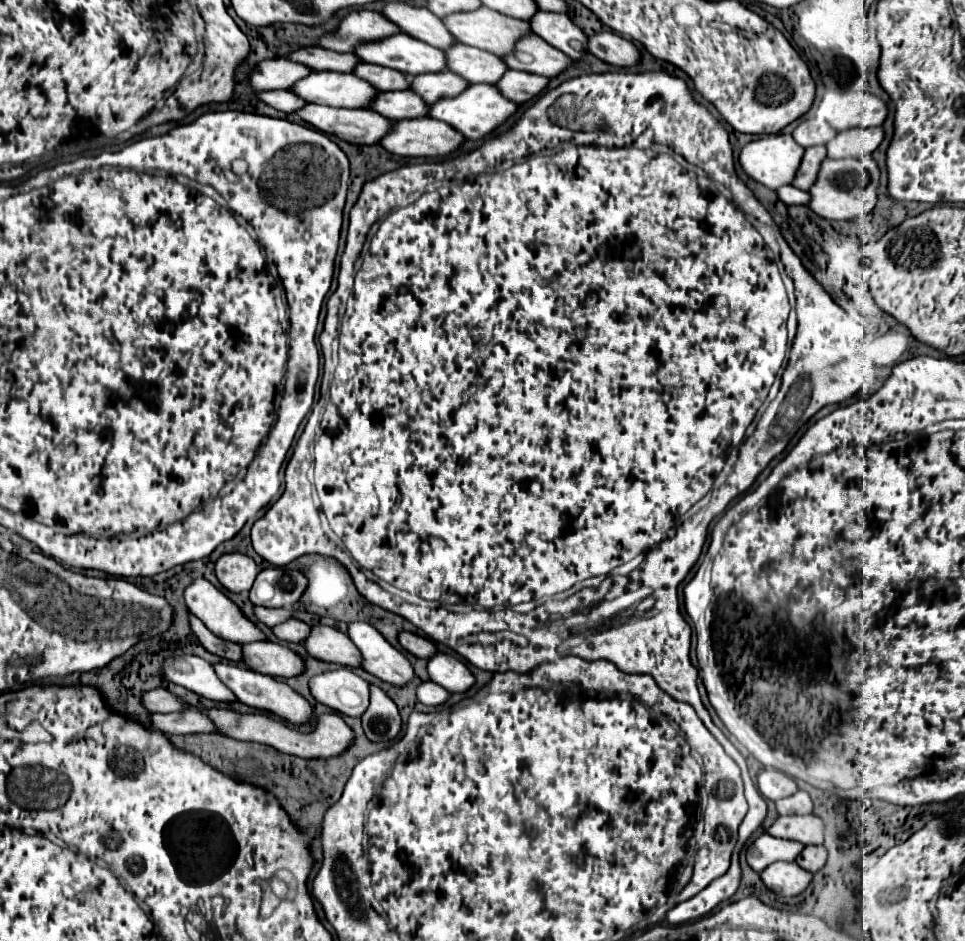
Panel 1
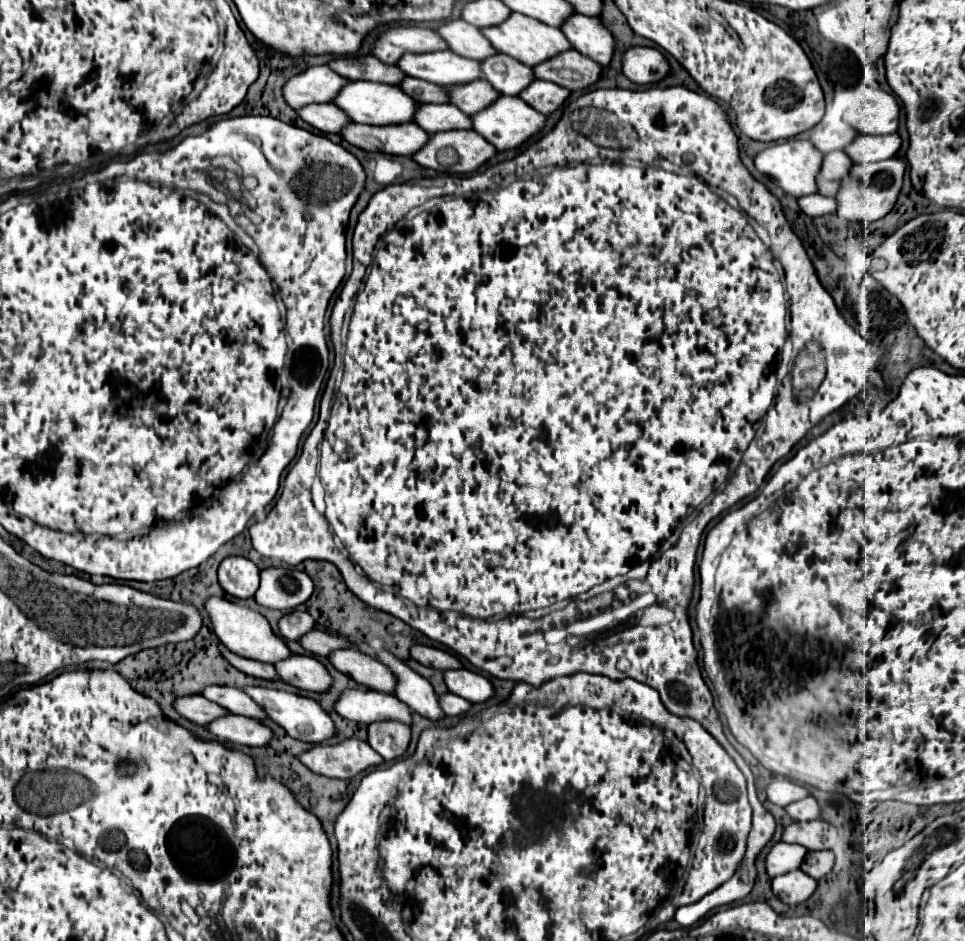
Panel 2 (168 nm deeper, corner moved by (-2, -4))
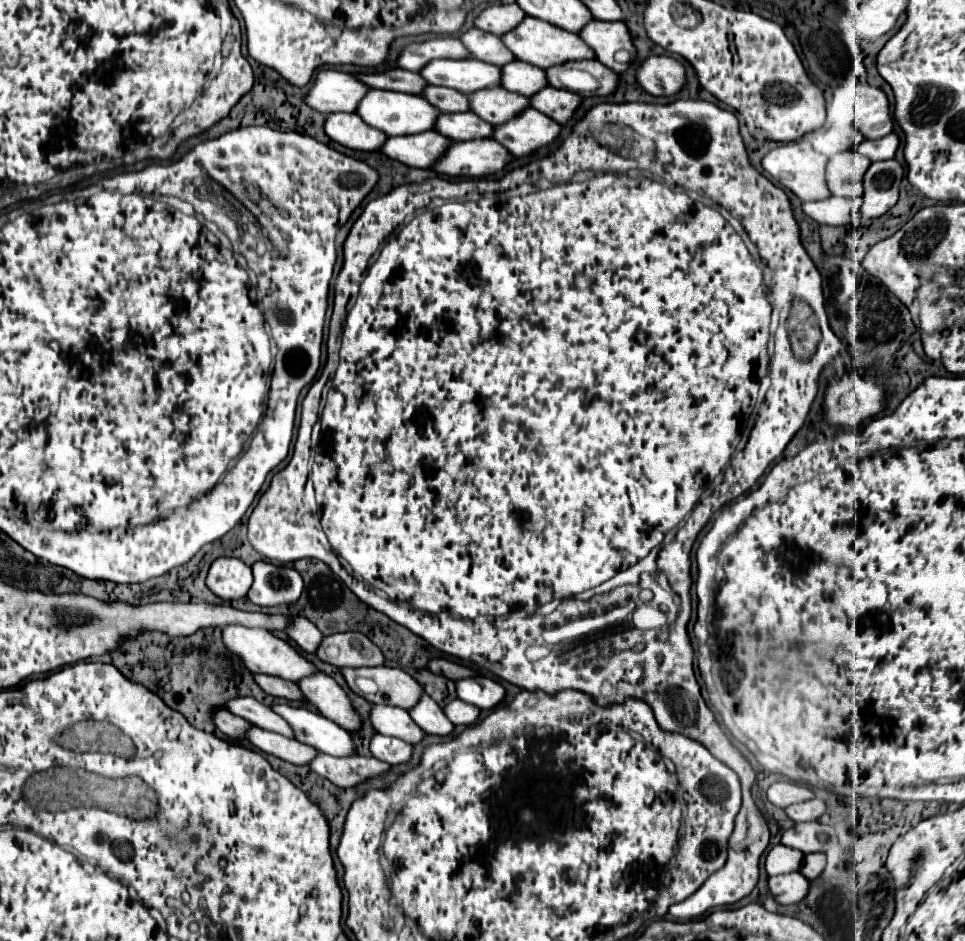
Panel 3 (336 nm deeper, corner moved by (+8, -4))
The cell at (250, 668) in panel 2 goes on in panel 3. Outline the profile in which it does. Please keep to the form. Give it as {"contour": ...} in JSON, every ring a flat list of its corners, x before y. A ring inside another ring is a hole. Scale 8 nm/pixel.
{"contour":[[255,674,255,682,271,696,295,700,295,702,305,702,305,696,295,682,281,680,281,678,275,678,275,676,261,676,261,674]]}

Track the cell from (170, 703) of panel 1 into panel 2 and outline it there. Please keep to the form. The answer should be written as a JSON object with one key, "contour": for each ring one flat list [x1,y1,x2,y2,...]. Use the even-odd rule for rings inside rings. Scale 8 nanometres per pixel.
{"contour":[[191,694,191,696,181,696,173,702,173,708,187,720,195,722,195,724,207,724,219,716,229,714,225,708,221,708,215,702,209,702,207,698,203,698,201,694]]}

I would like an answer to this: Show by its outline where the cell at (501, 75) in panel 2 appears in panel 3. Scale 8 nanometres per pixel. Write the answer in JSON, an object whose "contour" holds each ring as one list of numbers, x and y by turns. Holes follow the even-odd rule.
{"contour":[[521,60,509,62,503,68,503,80,501,84,511,90,511,92,519,92,523,96,533,96,539,90,543,90,545,86,549,86,545,70]]}

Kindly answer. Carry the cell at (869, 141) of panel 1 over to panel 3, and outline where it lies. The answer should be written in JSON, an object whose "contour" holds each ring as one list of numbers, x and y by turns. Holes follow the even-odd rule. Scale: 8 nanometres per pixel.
{"contour":[[893,132,881,140,865,140,855,150,877,162,877,160,891,160,897,152,897,146,899,146,899,136]]}

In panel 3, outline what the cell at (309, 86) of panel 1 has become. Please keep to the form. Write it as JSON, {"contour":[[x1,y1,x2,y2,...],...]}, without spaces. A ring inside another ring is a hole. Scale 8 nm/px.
{"contour":[[369,90,369,94,361,100,357,114,373,128,381,128,389,136,409,136,419,134,435,128,435,122,439,118,439,108,423,100,423,96,413,94,399,94,399,92,387,92,387,90]]}

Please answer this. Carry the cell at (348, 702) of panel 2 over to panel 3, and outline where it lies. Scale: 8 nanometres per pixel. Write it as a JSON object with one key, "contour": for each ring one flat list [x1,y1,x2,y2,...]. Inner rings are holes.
{"contour":[[373,704,371,724,379,734,397,736,399,740,409,744,419,744,425,738,425,732,411,720,409,712,405,712,403,708]]}

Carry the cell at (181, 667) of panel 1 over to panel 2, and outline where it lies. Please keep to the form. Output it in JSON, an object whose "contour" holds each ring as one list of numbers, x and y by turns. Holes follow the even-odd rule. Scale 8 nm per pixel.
{"contour":[[211,684,211,686,205,686,201,690,201,696,205,696,211,702,217,702,223,708,227,708,231,714,241,714,241,716,255,718,255,720,267,718,267,716,263,716,263,710,239,688]]}

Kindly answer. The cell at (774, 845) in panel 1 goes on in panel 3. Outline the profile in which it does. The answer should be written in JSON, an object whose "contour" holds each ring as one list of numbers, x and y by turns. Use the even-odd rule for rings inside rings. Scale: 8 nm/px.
{"contour":[[777,844,771,848,771,852,767,854,767,862,765,862,765,870,769,876,777,876,777,874,787,874,787,872,797,872,801,868,801,860,803,854,801,850]]}

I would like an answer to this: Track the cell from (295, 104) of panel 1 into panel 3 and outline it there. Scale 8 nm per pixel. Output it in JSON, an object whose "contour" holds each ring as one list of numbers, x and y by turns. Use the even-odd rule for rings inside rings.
{"contour":[[329,114,325,122,325,132,331,140,351,148,351,150,365,150,377,152,387,142,387,134,365,124,359,114]]}

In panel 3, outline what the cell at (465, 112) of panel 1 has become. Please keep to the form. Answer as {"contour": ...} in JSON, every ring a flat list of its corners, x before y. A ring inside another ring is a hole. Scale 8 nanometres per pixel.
{"contour":[[529,108,515,120,503,126,495,126,493,140,497,138,497,142,509,148,515,158,525,158,539,148,551,146,559,138,561,130,563,126,559,122,551,120,535,108]]}

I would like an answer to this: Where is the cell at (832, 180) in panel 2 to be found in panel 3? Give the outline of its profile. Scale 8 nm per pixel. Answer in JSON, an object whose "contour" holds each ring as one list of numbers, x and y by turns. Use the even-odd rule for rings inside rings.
{"contour":[[841,152,829,158,827,184,833,196,857,198,863,196,863,176,871,160,859,152]]}

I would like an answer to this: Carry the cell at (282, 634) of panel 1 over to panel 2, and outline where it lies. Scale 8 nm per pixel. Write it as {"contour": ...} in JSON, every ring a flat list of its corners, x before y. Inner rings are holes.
{"contour":[[311,630,307,632,307,636,303,634,299,638,299,644,315,654,315,656,327,656,329,652,337,650,337,648,345,648,345,646,353,646,351,642,347,642,345,638,337,638,337,636,331,636,329,632,323,632,323,630]]}

